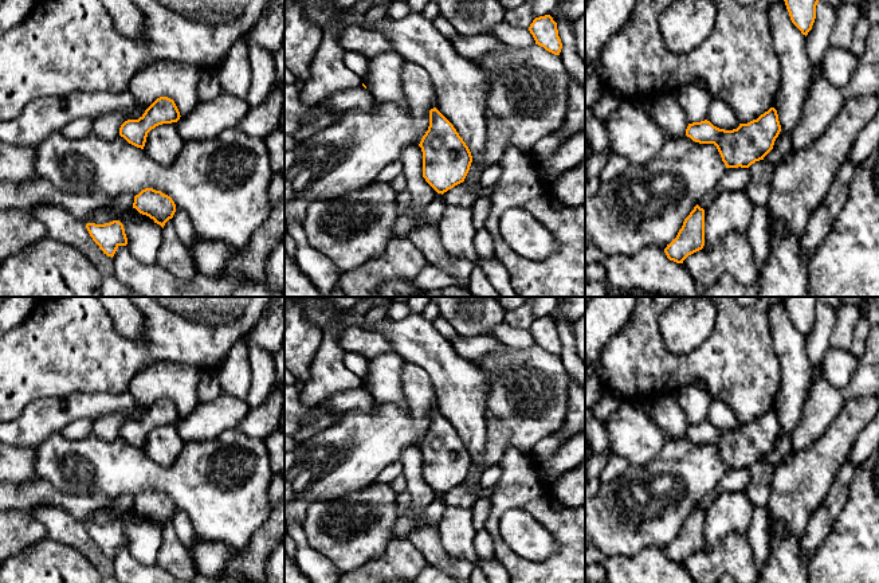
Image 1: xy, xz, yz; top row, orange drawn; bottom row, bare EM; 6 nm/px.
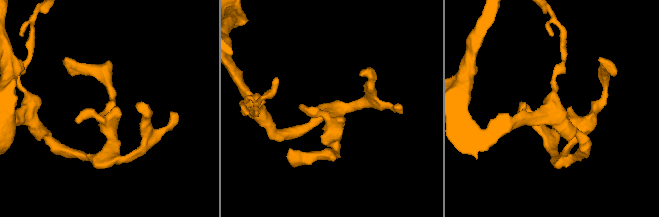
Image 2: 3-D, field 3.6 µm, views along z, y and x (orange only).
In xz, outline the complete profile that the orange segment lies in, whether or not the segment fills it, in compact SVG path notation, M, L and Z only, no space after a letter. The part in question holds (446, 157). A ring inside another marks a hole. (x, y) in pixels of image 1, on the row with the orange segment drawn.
M436 109L429 110L429 126L419 146L423 152L423 177L444 193L464 181L472 156L454 125Z

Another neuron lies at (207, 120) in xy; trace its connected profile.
M221 93L215 99L200 102L188 116L177 121L180 136L188 140L209 140L232 129L250 110L246 98Z

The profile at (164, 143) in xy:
M177 122L162 124L148 133L144 150L157 164L168 167L177 159L184 142Z

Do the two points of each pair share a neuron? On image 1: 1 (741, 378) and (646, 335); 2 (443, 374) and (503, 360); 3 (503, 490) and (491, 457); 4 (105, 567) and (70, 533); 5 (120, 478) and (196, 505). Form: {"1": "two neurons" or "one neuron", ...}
{"1": "one neuron", "2": "two neurons", "3": "two neurons", "4": "one neuron", "5": "one neuron"}

